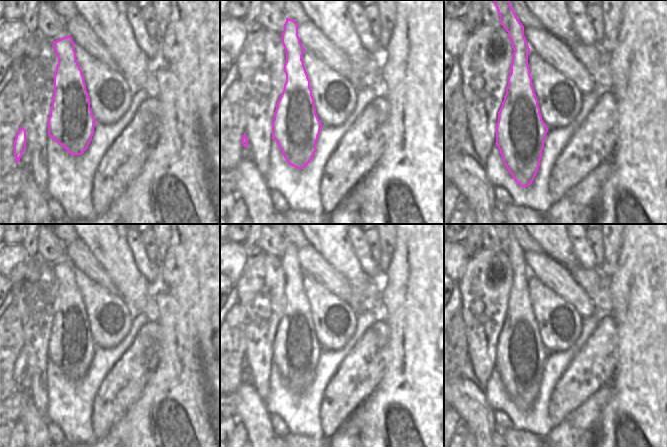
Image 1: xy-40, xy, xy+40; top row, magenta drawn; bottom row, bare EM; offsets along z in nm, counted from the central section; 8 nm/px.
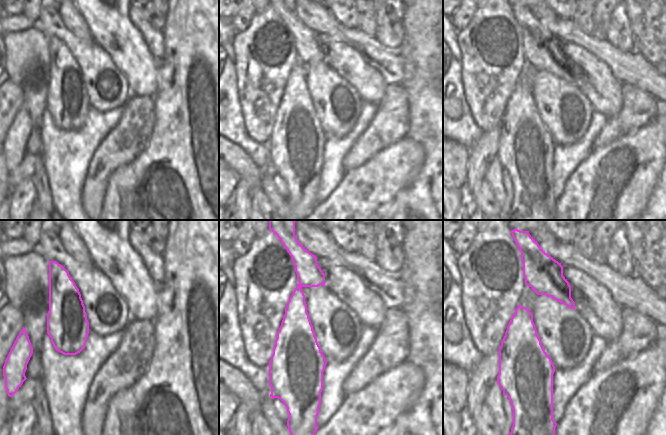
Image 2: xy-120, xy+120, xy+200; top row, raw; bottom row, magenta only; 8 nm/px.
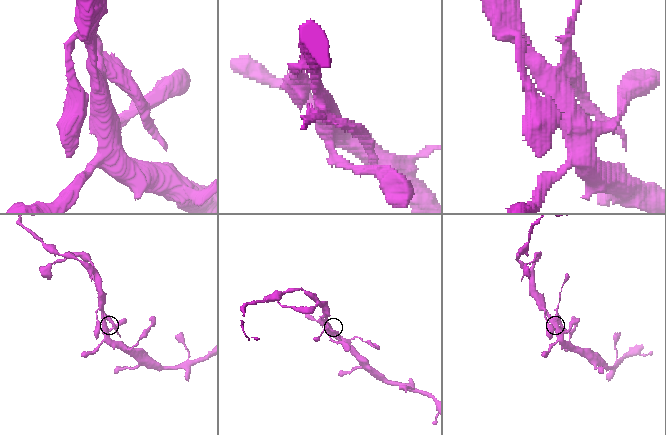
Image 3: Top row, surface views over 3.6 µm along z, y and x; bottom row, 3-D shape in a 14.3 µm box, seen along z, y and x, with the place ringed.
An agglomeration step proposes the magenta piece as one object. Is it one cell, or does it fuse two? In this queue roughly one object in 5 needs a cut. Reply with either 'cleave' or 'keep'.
cleave

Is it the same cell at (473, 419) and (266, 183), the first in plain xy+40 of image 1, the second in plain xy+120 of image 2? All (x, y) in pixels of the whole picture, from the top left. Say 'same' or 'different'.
different

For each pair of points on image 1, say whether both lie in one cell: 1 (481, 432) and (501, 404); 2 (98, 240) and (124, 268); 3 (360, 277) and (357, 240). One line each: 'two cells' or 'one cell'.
1: two cells
2: one cell
3: two cells

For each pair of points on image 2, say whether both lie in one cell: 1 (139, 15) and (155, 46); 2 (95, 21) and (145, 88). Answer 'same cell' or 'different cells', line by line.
1: same cell
2: same cell

